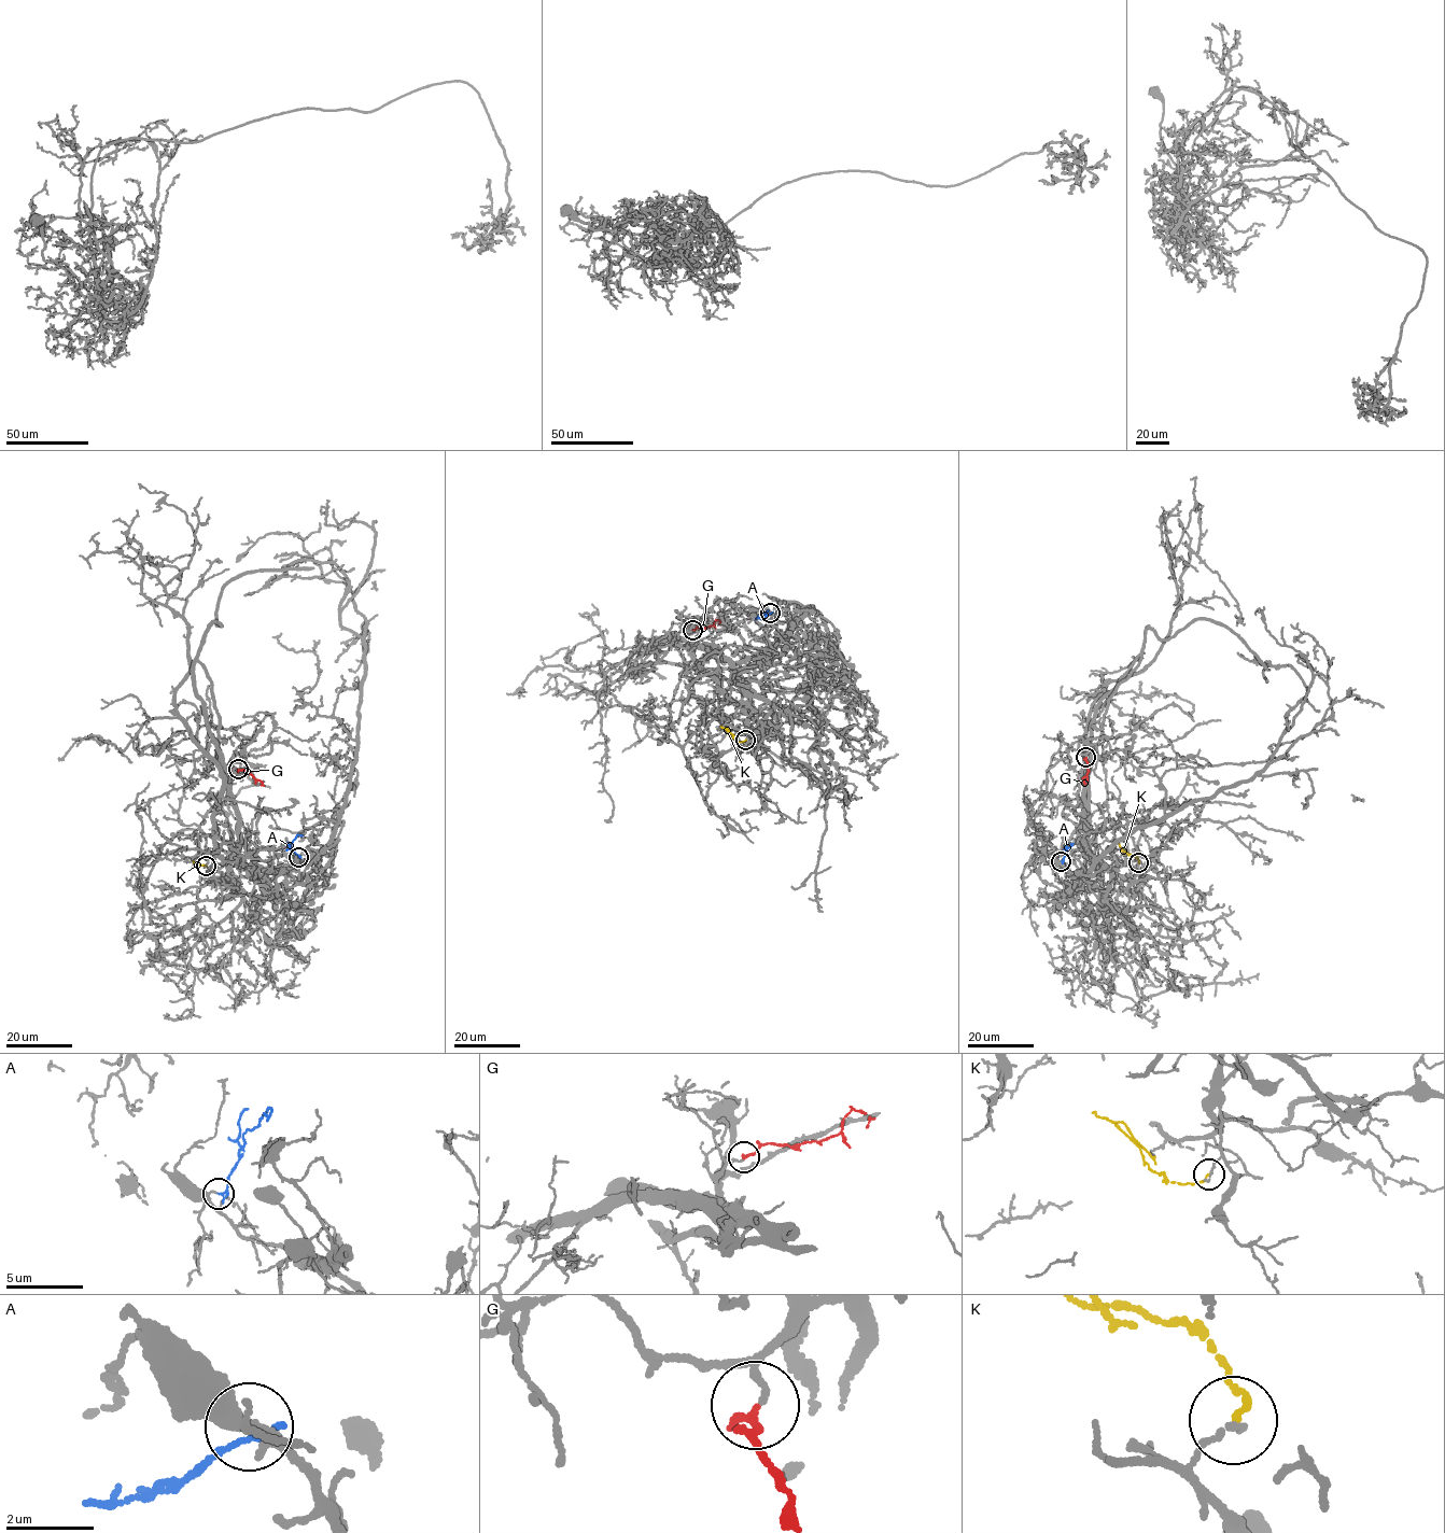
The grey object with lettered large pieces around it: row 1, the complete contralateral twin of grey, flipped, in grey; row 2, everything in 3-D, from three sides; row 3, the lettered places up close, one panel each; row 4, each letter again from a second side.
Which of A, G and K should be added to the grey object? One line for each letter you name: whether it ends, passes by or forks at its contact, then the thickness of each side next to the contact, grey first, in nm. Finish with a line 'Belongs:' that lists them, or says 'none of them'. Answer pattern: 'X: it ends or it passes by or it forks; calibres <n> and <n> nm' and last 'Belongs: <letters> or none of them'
A: it ends; calibres 180 and 180 nm
G: it ends; calibres 150 and 160 nm
Belongs: A, G

